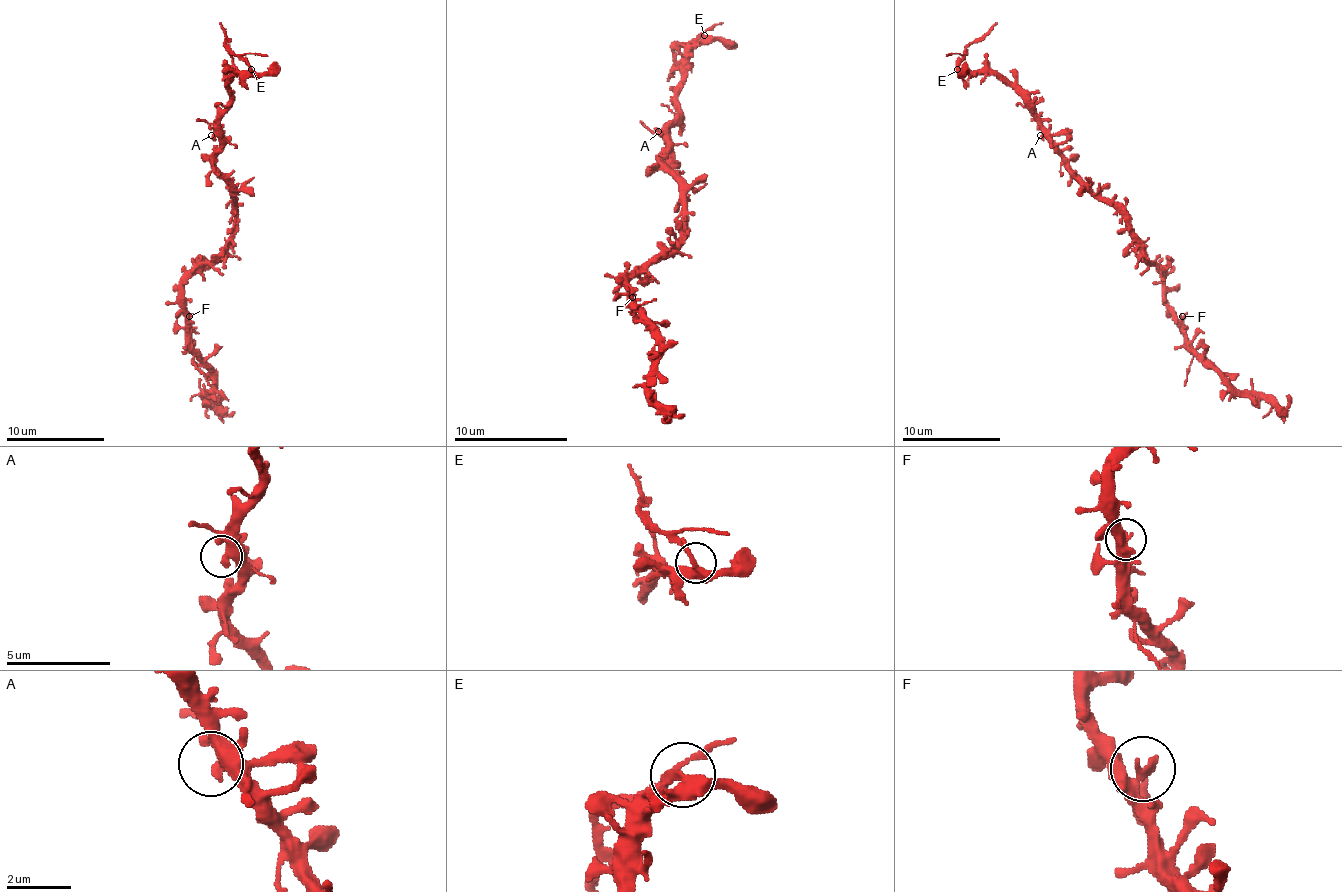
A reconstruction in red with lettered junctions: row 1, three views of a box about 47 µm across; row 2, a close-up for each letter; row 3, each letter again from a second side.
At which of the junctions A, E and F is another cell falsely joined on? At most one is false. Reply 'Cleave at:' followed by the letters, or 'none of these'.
Cleave at: E

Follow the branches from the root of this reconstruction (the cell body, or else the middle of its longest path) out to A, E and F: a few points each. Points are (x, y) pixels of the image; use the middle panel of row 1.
A: (683, 228), (680, 185), (663, 168), (666, 140), (658, 131)
E: (683, 228), (680, 185), (663, 168), (663, 154), (666, 129), (678, 114), (686, 55), (703, 35)
F: (683, 228), (678, 242), (666, 254), (652, 257), (626, 277), (632, 297)

